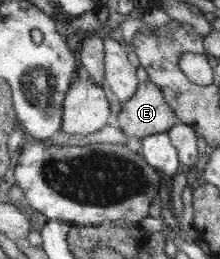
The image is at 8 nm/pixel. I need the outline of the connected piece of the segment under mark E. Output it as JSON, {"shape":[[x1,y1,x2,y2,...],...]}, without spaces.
{"shape":[[148,80,139,83,131,99,121,103,116,124,126,138,143,139,151,134,166,133,180,122,161,90]]}

